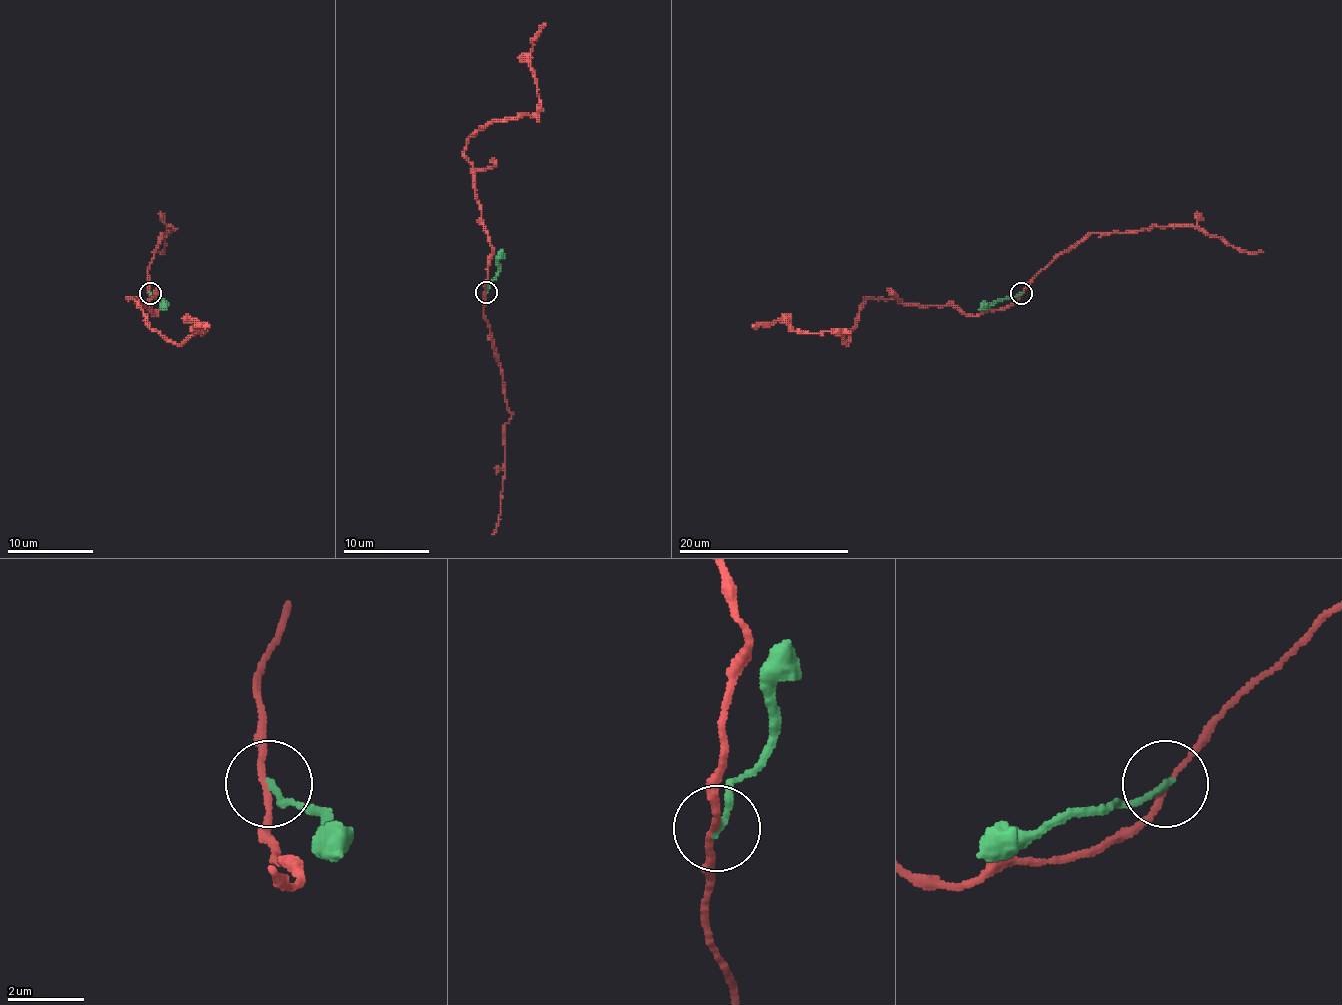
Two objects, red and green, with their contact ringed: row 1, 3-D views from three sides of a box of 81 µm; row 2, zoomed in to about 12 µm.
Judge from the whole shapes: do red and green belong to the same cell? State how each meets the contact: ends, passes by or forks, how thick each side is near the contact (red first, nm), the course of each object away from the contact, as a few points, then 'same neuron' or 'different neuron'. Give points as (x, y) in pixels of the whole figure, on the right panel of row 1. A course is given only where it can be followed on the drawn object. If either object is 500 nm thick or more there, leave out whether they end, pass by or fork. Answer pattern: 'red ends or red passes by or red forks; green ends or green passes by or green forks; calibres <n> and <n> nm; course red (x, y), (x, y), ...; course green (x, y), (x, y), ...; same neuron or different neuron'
red passes by; green ends; calibres 120 and 160 nm; course red (1021, 292), (966, 316), (951, 305), (876, 299), (863, 303), (846, 344), (844, 333), (752, 327); course green (1021, 292), (985, 303), (979, 309); different neuron

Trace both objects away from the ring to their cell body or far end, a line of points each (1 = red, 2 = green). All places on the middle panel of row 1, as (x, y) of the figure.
1: (485, 292), (490, 237), (464, 147), (481, 128), (537, 111), (530, 51), (545, 23)
2: (485, 292), (498, 271), (498, 256), (502, 250)

